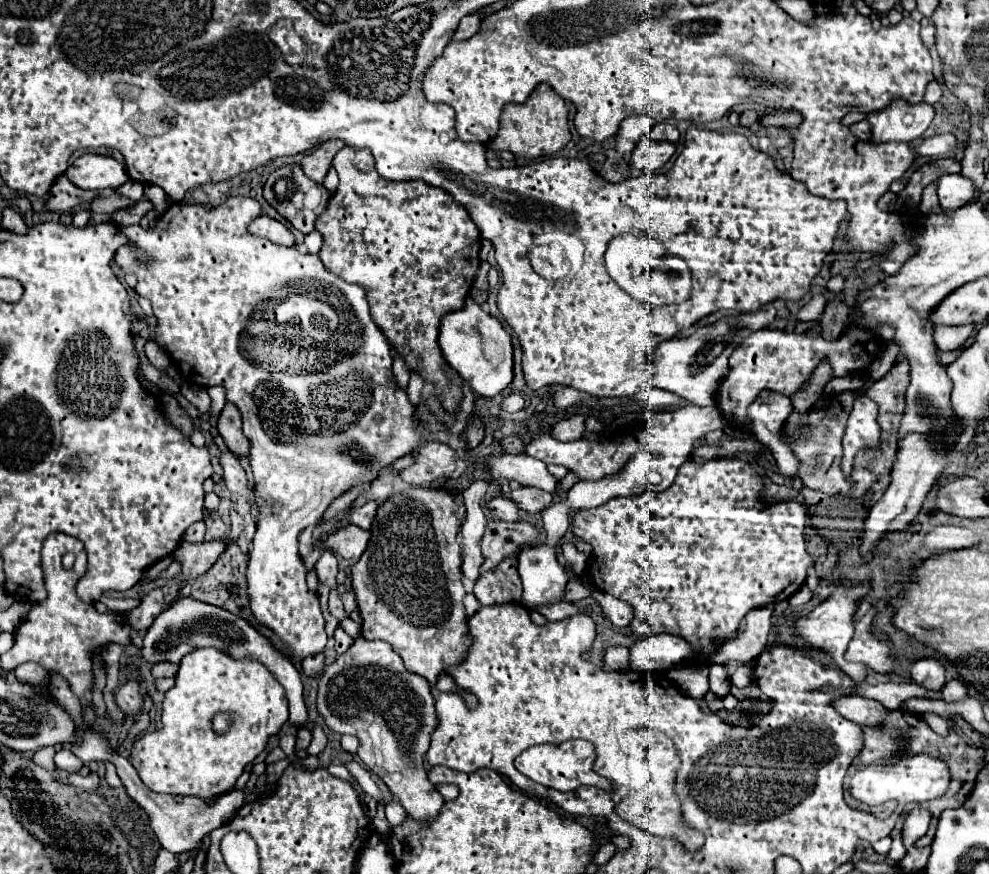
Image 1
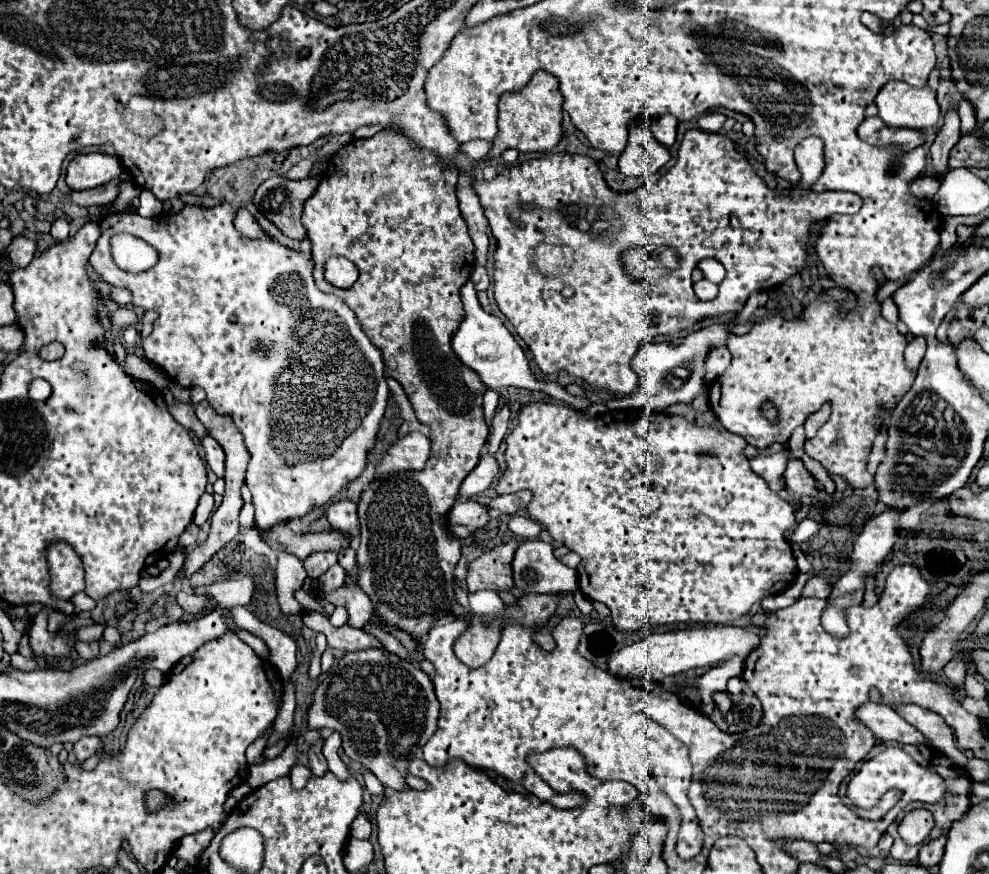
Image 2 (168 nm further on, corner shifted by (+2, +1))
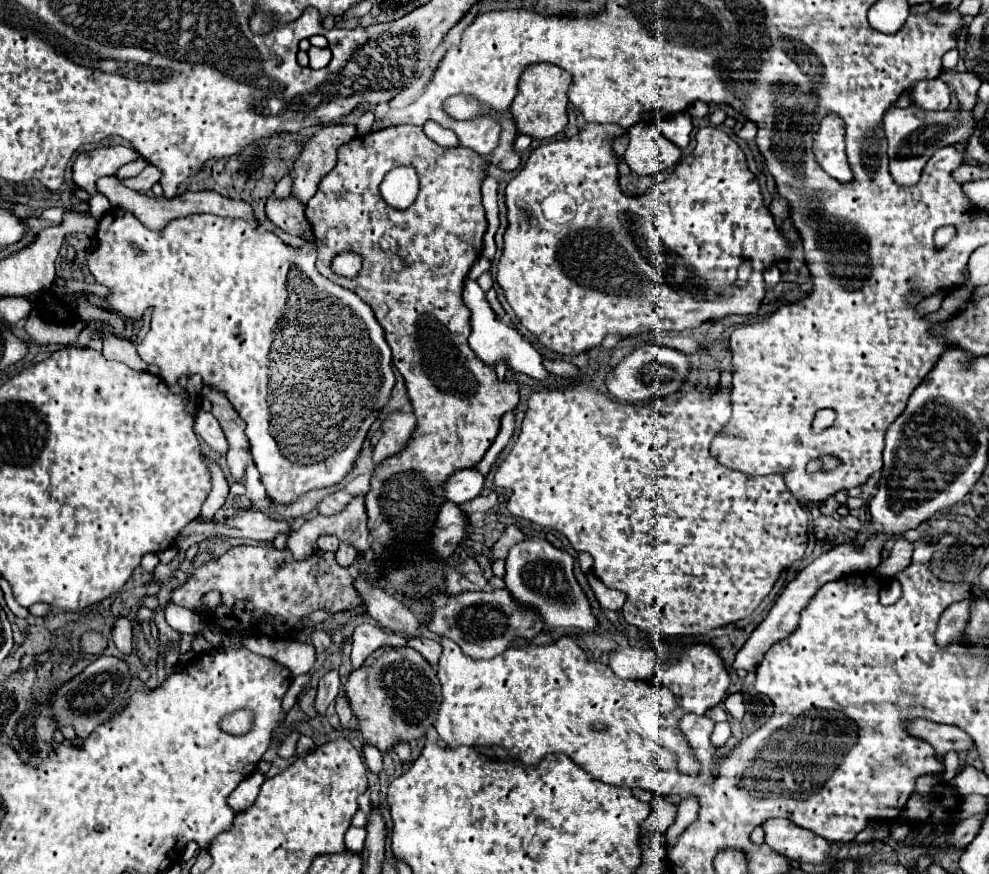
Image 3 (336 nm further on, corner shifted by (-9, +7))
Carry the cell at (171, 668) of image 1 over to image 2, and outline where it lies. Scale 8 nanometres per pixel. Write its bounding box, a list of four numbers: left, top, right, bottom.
[144,669,166,687]

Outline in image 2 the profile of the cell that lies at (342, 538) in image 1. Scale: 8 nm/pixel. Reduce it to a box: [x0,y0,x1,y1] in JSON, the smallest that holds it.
[260,525,348,561]

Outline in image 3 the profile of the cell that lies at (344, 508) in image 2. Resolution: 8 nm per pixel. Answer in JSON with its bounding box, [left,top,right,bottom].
[317,489,351,515]

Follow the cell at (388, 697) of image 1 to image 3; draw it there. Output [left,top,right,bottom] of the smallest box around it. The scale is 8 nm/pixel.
[343,647,441,753]

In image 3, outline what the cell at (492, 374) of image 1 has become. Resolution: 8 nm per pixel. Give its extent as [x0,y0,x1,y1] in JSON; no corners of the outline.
[463,279,551,381]

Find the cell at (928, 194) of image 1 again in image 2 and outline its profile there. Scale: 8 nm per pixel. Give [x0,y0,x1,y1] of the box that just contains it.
[930,107,960,171]

